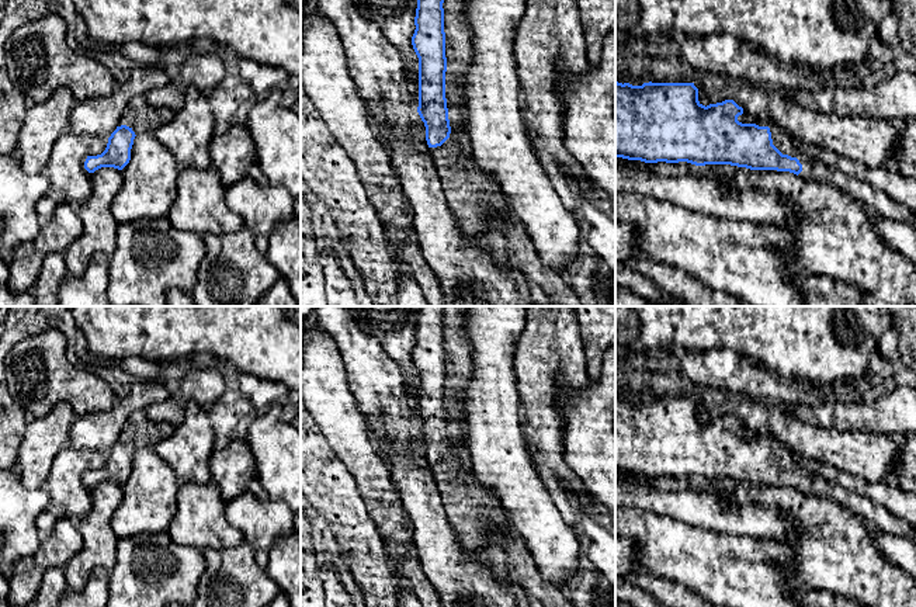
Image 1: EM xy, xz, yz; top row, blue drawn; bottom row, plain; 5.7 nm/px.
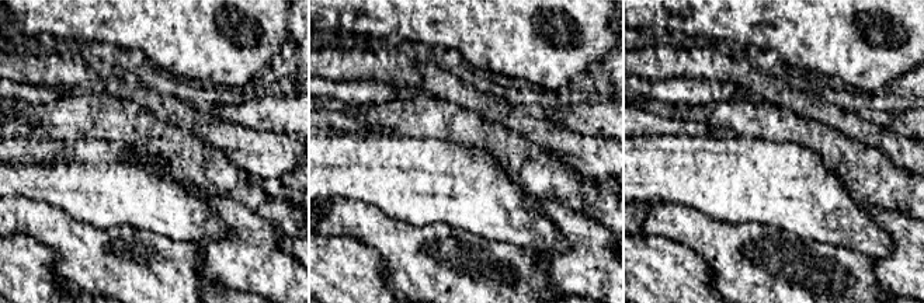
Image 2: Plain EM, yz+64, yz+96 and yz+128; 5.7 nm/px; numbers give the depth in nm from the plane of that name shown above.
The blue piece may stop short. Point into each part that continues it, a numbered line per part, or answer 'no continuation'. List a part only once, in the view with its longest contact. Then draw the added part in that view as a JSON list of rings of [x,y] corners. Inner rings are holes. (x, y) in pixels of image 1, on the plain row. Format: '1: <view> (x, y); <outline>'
1: yz (784, 457); [[[763,434],[756,437],[759,441],[768,441],[771,447],[773,459],[783,468],[791,472],[797,472],[802,479],[802,486],[798,492],[804,495],[809,495],[815,490],[819,482],[826,482],[822,478],[816,476],[815,474],[801,469],[798,462],[804,458],[802,455],[794,452],[792,450],[784,447],[780,441],[773,438],[770,434]]]

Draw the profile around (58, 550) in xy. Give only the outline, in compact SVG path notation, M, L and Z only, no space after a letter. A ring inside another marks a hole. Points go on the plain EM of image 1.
M62 518L53 531L41 540L37 554L20 559L11 569L8 582L8 604L28 607L32 604L45 570L62 568L81 549L83 538L70 518Z

